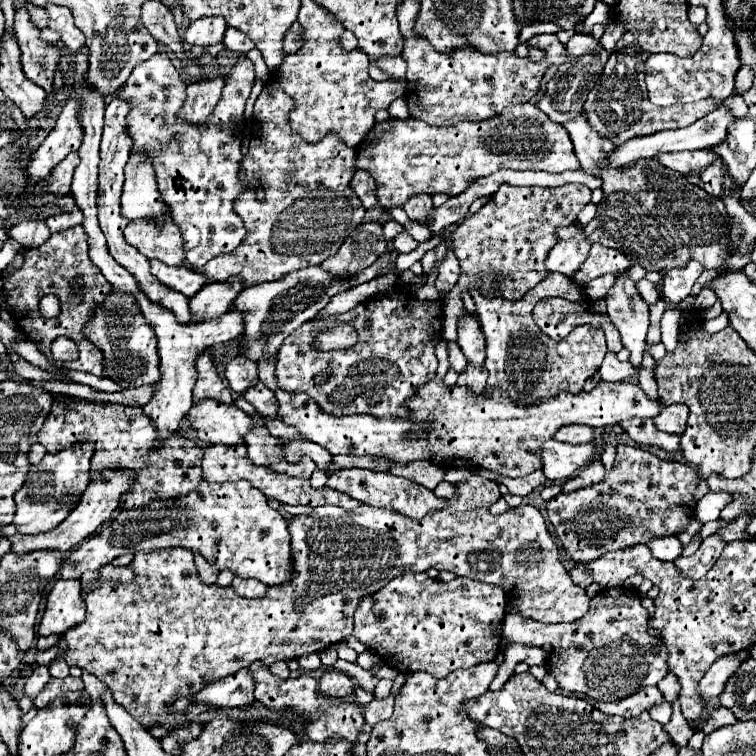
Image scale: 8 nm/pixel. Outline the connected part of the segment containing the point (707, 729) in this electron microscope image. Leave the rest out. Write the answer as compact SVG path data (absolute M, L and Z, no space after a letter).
M718 707L718 709L714 709L714 713L710 715L710 719L708 719L708 721L704 721L704 723L700 725L700 729L708 735L708 733L712 733L712 731L720 729L720 727L734 725L734 723L736 723L736 717L732 717L730 709L722 709L722 707Z

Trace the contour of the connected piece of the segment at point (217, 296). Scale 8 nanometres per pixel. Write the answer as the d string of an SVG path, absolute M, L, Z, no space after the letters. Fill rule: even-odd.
M230 277L228 281L218 281L218 283L208 283L202 287L192 299L190 299L190 309L192 309L192 321L200 323L212 317L220 317L230 309L230 303L234 297L244 289L244 279L242 277Z

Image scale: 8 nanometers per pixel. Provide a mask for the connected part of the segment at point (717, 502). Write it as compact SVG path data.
M710 491L710 493L706 493L704 499L698 501L696 519L698 519L700 523L716 521L716 519L720 519L720 511L722 511L728 503L732 503L732 495L730 495L730 493L726 493L726 491L718 491L718 493Z

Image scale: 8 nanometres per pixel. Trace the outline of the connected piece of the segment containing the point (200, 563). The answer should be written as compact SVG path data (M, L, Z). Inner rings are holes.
M198 553L196 555L196 569L198 569L198 575L200 579L206 583L206 585L212 585L216 583L216 577L218 577L218 569L212 569L212 565L208 565L208 561L204 561Z

